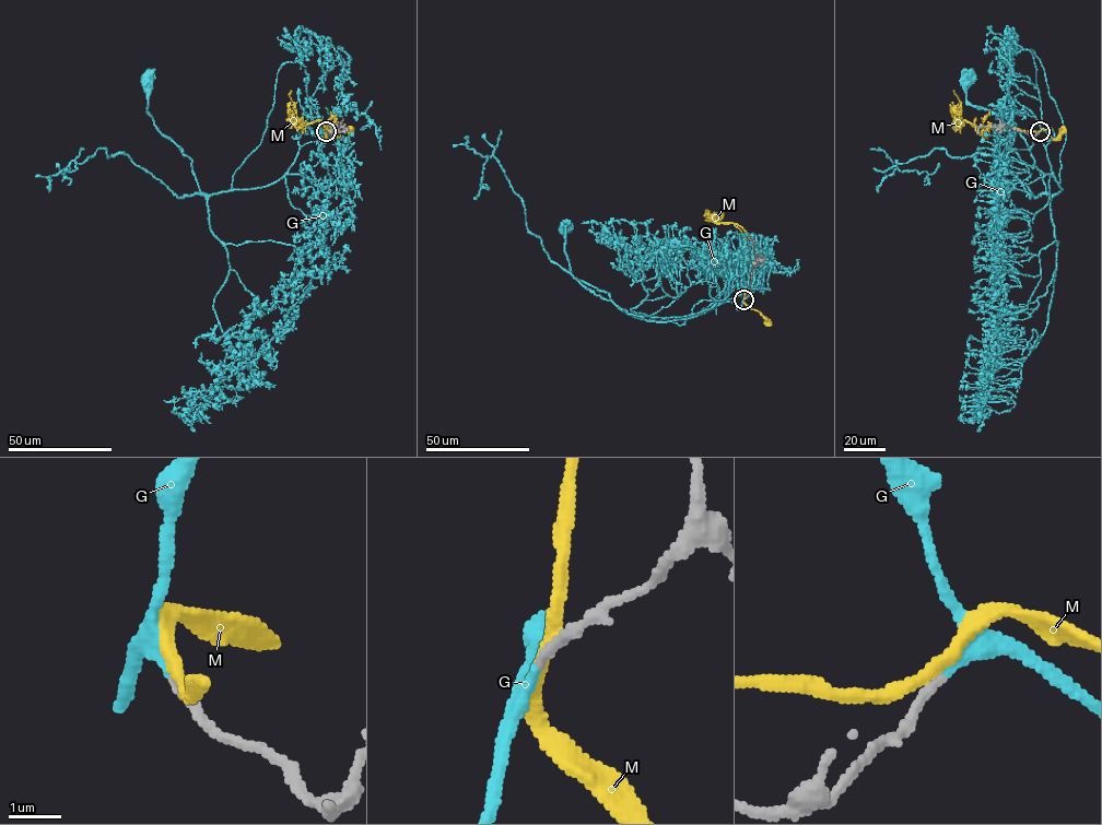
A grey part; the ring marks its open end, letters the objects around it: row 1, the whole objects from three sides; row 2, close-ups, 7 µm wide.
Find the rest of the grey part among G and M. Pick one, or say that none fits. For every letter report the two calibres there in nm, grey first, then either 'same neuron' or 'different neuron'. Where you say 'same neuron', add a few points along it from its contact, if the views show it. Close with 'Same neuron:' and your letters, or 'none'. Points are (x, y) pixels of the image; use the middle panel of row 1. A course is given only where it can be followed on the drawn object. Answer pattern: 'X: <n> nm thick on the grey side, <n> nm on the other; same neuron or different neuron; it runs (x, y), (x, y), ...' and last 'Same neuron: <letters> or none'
G: 180 nm thick on the grey side, 160 nm on the other; same neuron; it runs (743, 299), (761, 269), (748, 264), (741, 294), (719, 301), (716, 314), (629, 315), (572, 274), (564, 225)
M: 200 nm thick on the grey side, 240 nm on the other; different neuron
Same neuron: G

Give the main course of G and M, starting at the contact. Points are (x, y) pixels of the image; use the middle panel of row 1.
G: (743, 299), (761, 269), (748, 264), (741, 294), (719, 301), (716, 314), (629, 315), (572, 274), (564, 225)
M: (743, 298), (768, 321)

